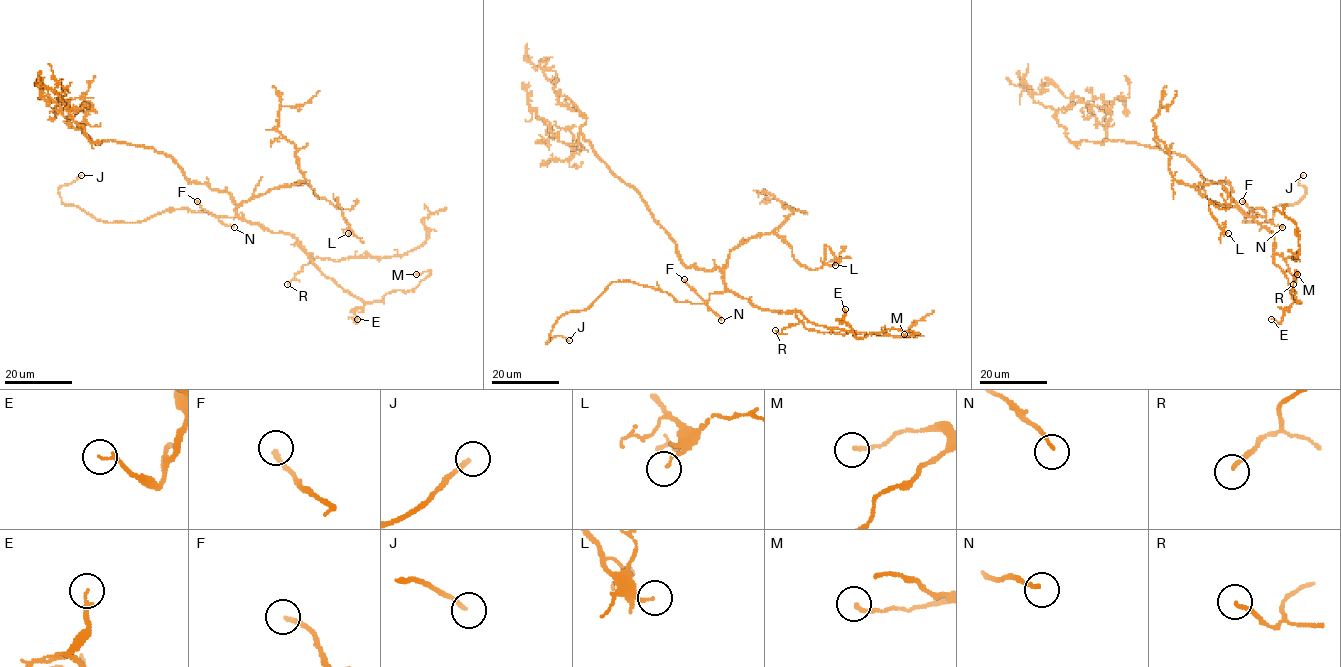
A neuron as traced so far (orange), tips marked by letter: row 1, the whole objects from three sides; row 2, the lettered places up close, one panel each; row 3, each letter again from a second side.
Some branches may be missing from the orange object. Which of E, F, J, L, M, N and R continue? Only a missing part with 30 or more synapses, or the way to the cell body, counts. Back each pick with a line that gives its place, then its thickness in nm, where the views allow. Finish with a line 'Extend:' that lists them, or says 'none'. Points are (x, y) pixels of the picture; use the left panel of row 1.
J: Place: (81, 175). Thickness 180 nm
R: Place: (287, 284). Thickness 150 nm
Extend: J, R

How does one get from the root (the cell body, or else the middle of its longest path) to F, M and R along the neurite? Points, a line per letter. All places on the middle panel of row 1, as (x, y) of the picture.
F: (689, 267), (718, 268), (723, 275), (725, 290), (711, 293), (704, 300), (684, 279)
M: (689, 267), (718, 268), (729, 290), (760, 308), (799, 311), (857, 338), (904, 334)
R: (689, 267), (718, 268), (729, 290), (760, 308), (795, 313), (797, 323), (780, 333), (775, 330)

